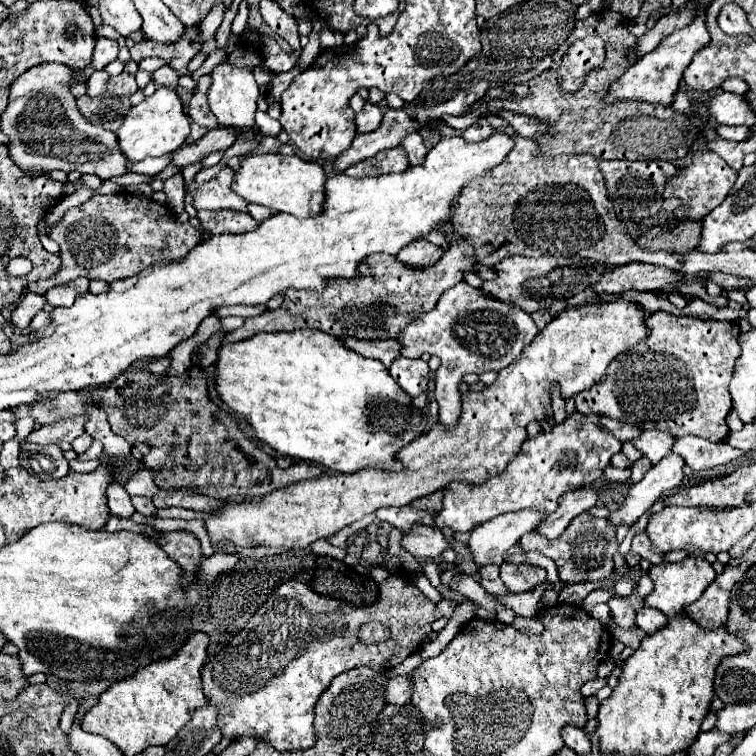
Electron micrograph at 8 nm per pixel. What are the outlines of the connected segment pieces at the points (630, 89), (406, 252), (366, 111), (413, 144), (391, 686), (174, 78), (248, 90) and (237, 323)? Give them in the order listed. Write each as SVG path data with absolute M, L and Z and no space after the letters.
M697 15L695 21L685 27L679 29L675 33L671 33L669 37L665 37L661 41L661 45L657 49L653 49L651 53L643 55L637 63L633 63L615 83L611 83L607 97L603 99L605 103L617 103L617 101L643 101L643 103L651 103L651 105L671 105L673 103L673 95L677 93L677 85L681 83L681 75L687 69L687 65L691 63L693 55L703 49L707 43L711 41L707 29L705 29L705 15Z
M419 239L403 247L397 255L397 259L405 265L411 265L411 267L429 267L433 265L443 255L443 251L425 241L425 239Z
M365 103L365 107L357 113L355 117L355 123L357 123L357 133L369 133L369 131L375 131L381 123L381 117L383 117L383 111L379 105L373 105L373 103Z
M411 133L411 135L407 135L407 139L403 139L401 147L405 149L407 159L409 159L411 165L419 165L419 163L423 163L423 159L425 159L425 155L427 155L427 149L425 149L423 139L421 139L419 133Z
M403 675L403 677L395 677L387 683L387 691L385 691L385 705L405 705L411 699L411 681Z
M163 66L155 71L152 81L156 86L166 86L175 88L178 84L178 73L169 66Z
M223 61L223 63L219 63L219 65L213 67L213 71L209 73L209 77L211 77L211 85L209 85L209 91L207 91L209 107L211 107L213 115L217 117L219 125L235 125L235 127L247 129L243 135L237 137L237 141L259 139L259 135L255 135L249 129L253 125L253 119L255 119L257 97L259 97L259 85L255 83L253 71L249 67L233 67L227 61Z
M225 317L221 319L221 324L218 332L229 333L233 329L236 329L243 325L245 318L242 317Z

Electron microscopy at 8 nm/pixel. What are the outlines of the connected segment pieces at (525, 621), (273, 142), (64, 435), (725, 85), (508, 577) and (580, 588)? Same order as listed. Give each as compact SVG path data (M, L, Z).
M516 616L512 625L518 630L523 630L536 635L540 635L544 630L541 622L539 622L535 617L524 618Z
M261 137L261 145L255 153L277 153L281 147L281 141L275 137Z
M77 415L65 421L57 421L53 425L43 425L39 431L33 431L27 439L23 439L23 443L39 443L39 445L61 443L61 441L71 443L75 437L85 433L85 423L87 415Z
M725 79L721 83L721 89L729 91L729 93L735 93L735 95L743 95L747 91L747 87L741 83L741 79Z
M503 563L501 565L501 581L511 593L523 593L529 589L535 589L539 583L545 581L545 575L547 575L545 569L533 567L527 563L521 563L521 565Z
M577 583L577 585L565 585L563 591L559 593L559 603L567 603L567 605L581 605L581 601L593 591L599 589L601 583Z

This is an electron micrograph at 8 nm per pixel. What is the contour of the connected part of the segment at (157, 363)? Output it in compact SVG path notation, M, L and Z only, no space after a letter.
M163 357L163 359L153 359L153 361L145 363L145 369L155 373L155 375L161 375L161 373L165 373L169 369L169 365L171 365L171 359Z

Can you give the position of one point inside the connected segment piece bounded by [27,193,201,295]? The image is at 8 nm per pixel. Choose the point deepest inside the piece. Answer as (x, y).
(110, 237)

